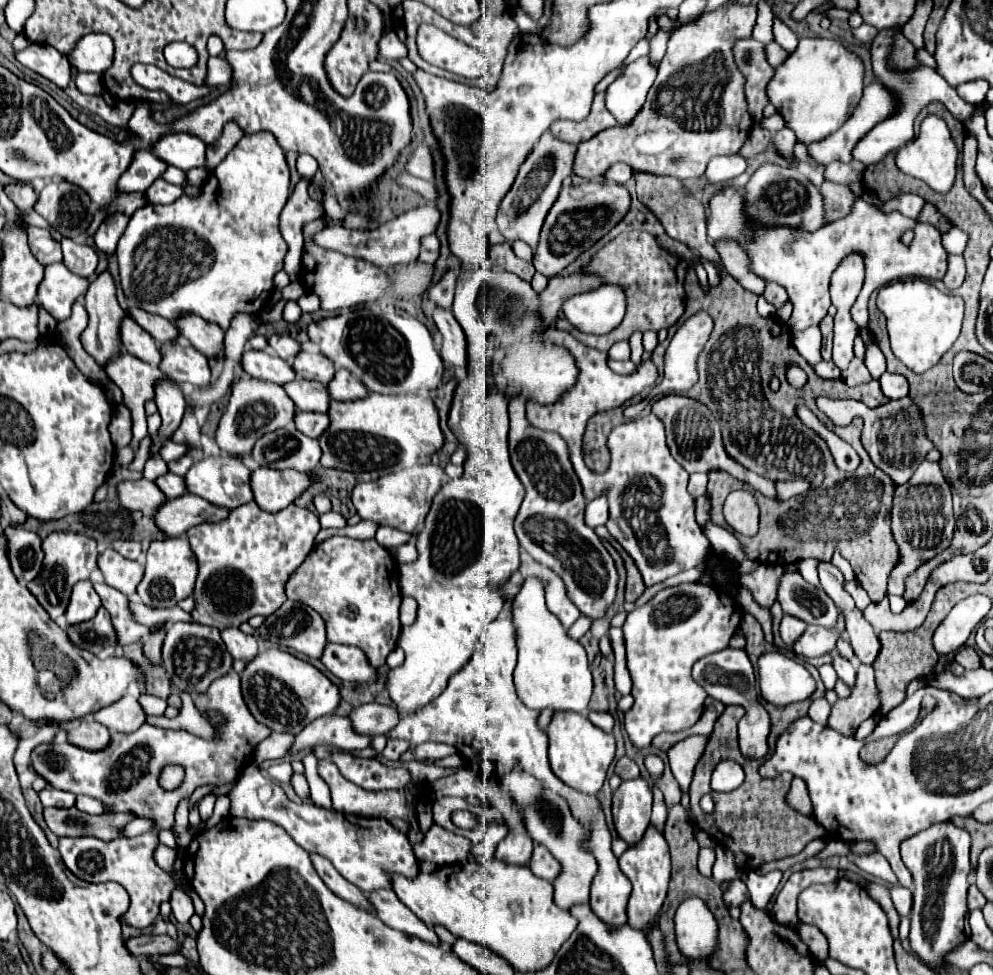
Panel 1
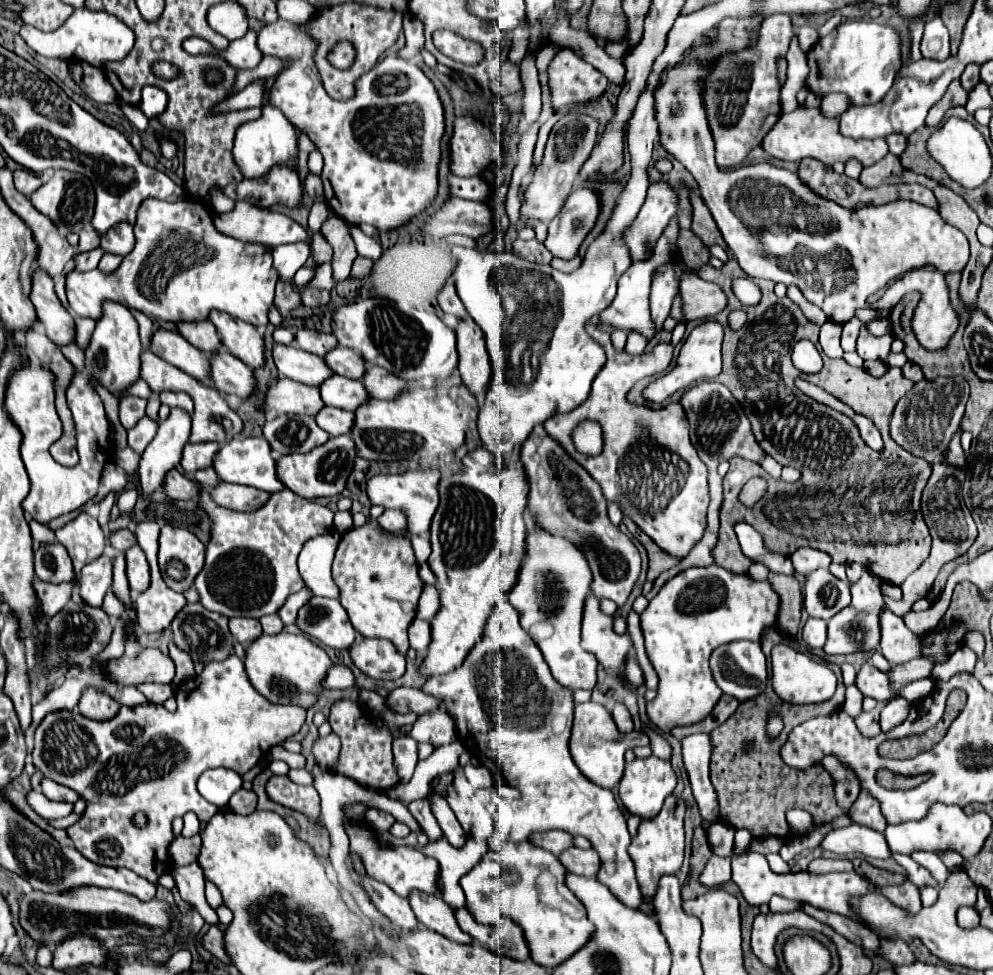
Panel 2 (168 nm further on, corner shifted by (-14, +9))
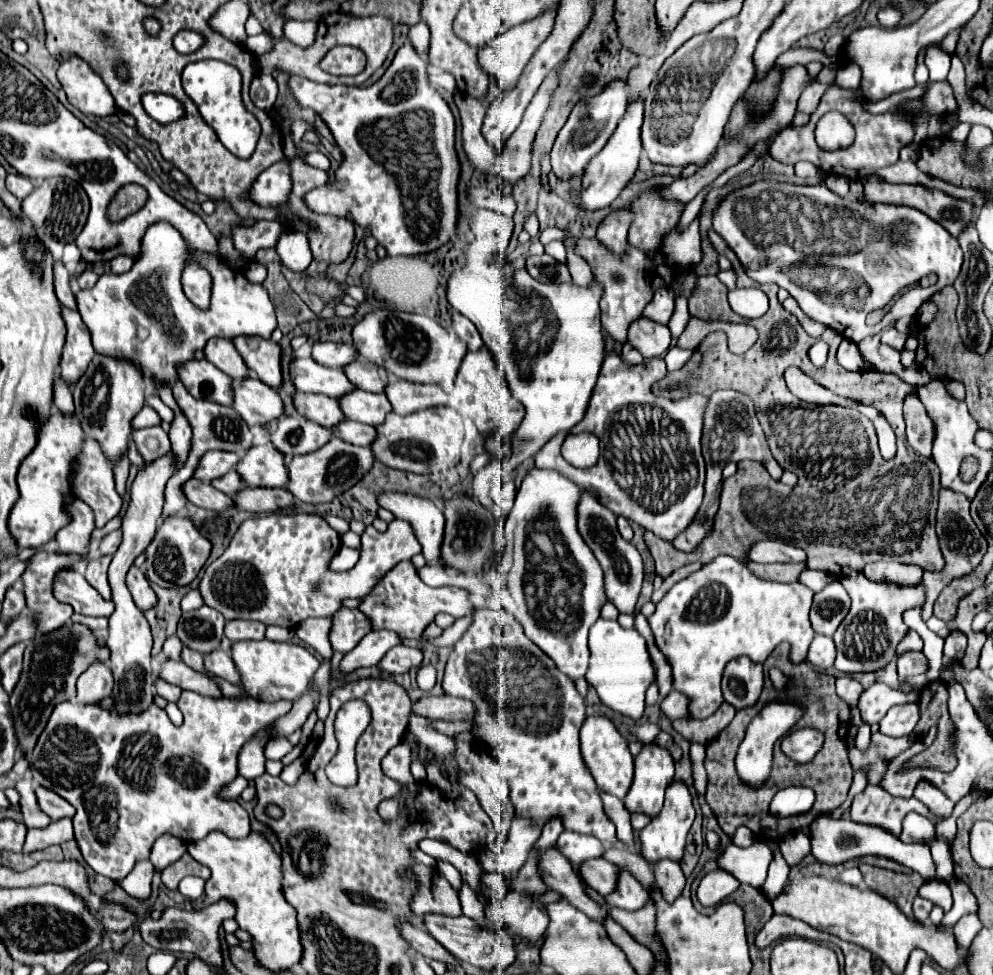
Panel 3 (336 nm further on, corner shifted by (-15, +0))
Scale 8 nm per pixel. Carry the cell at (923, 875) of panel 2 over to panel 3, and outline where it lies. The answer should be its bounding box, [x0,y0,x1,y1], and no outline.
[918,879,952,913]

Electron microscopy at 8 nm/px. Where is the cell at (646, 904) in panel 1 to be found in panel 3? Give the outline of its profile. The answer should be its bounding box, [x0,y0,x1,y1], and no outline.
[640,781,694,863]

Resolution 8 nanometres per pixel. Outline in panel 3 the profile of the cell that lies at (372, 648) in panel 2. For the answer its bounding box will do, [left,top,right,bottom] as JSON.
[378,645,422,675]

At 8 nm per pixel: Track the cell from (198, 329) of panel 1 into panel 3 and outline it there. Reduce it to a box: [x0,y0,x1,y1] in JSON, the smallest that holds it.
[232,337,282,387]

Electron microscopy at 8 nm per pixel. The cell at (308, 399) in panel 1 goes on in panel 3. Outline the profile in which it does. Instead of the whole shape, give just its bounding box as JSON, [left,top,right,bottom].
[338,389,392,425]

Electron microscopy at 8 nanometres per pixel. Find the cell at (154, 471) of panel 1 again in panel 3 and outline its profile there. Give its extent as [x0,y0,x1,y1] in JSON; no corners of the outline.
[200,513,420,629]

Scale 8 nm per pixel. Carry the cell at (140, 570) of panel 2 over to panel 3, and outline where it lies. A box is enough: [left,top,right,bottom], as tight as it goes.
[126,565,156,611]

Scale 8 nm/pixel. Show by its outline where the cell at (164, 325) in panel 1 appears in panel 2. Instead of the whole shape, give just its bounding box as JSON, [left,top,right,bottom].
[177,320,223,354]

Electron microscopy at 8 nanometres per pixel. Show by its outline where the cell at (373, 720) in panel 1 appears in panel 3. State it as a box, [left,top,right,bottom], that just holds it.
[412,695,474,721]

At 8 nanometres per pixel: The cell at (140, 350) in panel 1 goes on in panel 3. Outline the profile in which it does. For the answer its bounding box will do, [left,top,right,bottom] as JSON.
[180,359,232,403]

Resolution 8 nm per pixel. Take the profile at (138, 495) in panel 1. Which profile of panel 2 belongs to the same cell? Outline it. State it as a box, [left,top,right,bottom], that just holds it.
[163,470,201,500]

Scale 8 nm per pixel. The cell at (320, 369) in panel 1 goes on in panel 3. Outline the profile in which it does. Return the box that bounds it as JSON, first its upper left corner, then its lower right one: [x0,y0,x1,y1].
[344,359,388,393]

